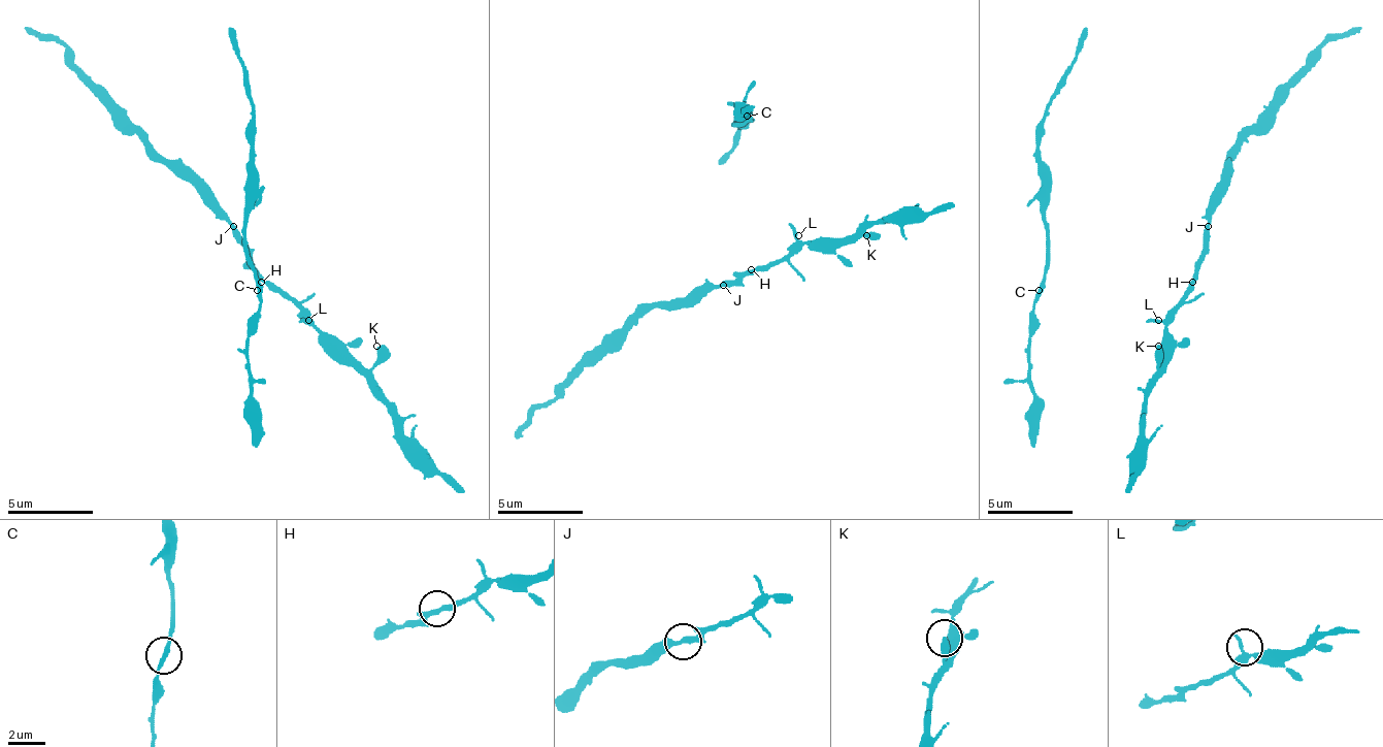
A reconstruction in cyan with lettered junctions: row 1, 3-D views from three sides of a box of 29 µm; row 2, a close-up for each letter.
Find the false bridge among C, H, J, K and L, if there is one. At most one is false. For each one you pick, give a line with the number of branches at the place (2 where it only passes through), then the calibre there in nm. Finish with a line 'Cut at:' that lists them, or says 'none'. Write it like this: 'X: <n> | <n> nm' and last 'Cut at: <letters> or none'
Cut at: none

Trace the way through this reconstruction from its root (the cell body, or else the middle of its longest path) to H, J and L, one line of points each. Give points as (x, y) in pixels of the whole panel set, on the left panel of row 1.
H: (295, 303), (283, 299), (261, 282)
J: (295, 303), (291, 303), (253, 265), (249, 244), (232, 227)
L: (295, 303), (308, 320)

